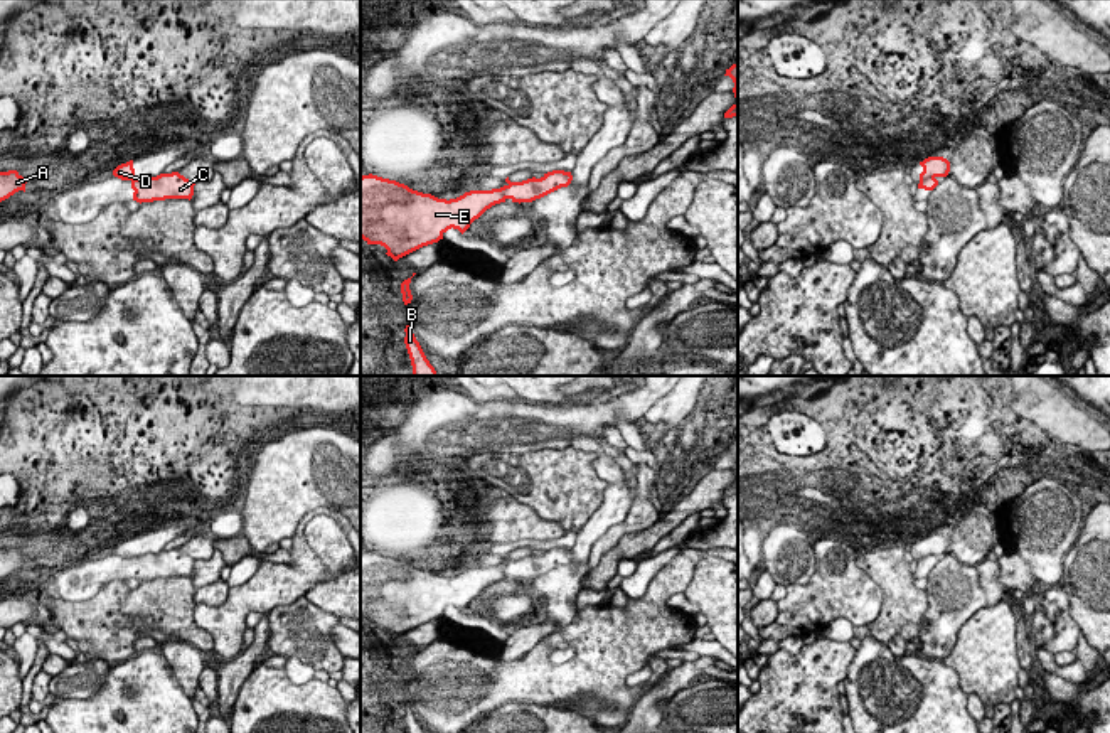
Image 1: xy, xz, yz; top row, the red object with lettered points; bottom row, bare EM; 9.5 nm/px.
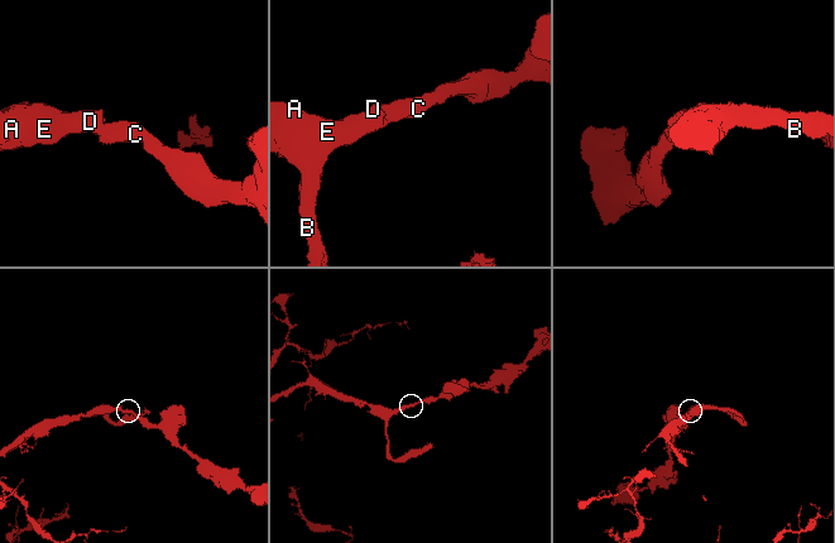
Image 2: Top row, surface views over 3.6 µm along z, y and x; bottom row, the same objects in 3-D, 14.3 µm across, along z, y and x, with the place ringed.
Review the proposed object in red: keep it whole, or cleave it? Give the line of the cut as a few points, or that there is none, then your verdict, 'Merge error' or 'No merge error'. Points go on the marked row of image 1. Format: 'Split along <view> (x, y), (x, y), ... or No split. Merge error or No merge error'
Split along yz (933, 177), (925, 177), (920, 182). Merge error

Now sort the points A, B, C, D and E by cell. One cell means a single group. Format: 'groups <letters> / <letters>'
groups A B D E / C

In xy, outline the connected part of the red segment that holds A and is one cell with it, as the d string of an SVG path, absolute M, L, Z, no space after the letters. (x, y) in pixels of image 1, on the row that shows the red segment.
M17 170L0 172L0 202L8 199L19 190L25 192L27 179Z

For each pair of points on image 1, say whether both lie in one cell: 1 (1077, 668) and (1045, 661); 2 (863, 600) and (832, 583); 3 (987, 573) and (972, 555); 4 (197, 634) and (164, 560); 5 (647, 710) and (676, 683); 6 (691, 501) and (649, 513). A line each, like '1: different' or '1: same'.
1: same
2: same
3: different
4: different
5: same
6: different

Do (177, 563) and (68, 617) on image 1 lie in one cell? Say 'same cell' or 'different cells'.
different cells

